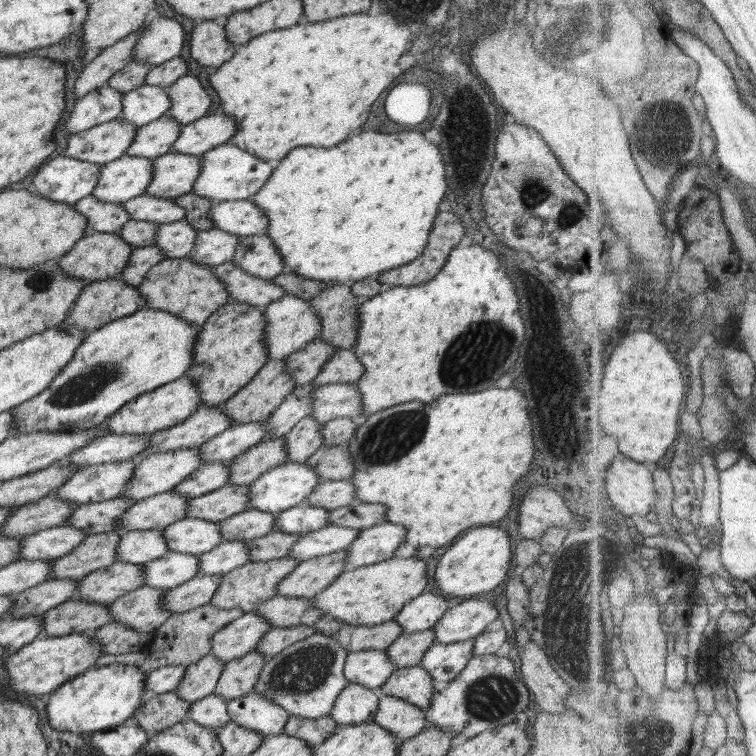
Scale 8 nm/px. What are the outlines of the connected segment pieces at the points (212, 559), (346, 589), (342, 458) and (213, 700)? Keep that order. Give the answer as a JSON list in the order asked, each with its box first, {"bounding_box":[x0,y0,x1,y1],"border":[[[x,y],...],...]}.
[{"bounding_box":[196,541,250,574],"border":[[[224,541],[210,552],[199,555],[199,569],[196,574],[224,574],[250,562],[246,541]]]},{"bounding_box":[312,556,426,626],"border":[[[394,556],[376,564],[342,571],[328,588],[312,598],[313,606],[327,618],[337,618],[356,626],[376,626],[395,620],[407,602],[425,592],[426,582],[426,563],[423,559]]]},{"bounding_box":[305,444,354,481],"border":[[[345,444],[318,448],[315,454],[305,460],[305,464],[311,466],[322,481],[349,480],[354,472],[352,457]]]},{"bounding_box":[188,694,231,731],"border":[[[215,694],[205,696],[189,708],[188,719],[212,731],[218,731],[223,725],[231,721],[231,716],[227,711],[227,702],[228,700]]]}]

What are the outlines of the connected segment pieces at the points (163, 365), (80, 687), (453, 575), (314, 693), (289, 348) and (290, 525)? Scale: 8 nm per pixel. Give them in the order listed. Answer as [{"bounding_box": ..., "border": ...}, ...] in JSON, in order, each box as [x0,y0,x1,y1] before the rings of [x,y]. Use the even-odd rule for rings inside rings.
[{"bounding_box":[11,308,200,434],"border":[[[148,308],[138,310],[130,316],[121,317],[96,329],[86,337],[84,344],[80,344],[76,354],[68,364],[64,365],[60,374],[54,378],[54,382],[46,390],[11,409],[13,430],[16,434],[76,432],[103,424],[109,416],[118,412],[120,407],[137,396],[156,390],[178,378],[186,377],[186,372],[190,370],[189,364],[193,360],[198,334],[200,334],[200,328],[190,325],[188,321],[172,313]]]},{"bounding_box":[46,664,148,735],"border":[[[112,664],[90,668],[76,678],[61,684],[55,691],[46,697],[46,714],[48,724],[56,730],[77,732],[85,735],[88,732],[99,732],[114,729],[122,724],[131,722],[131,717],[140,706],[141,700],[148,696],[145,690],[147,673],[136,666],[129,664]]]},{"bounding_box":[434,525,510,596],"border":[[[493,525],[478,526],[468,529],[466,535],[460,536],[450,548],[441,555],[434,572],[434,582],[440,592],[454,596],[484,596],[494,590],[500,582],[506,580],[510,560],[510,535],[502,527]]]},{"bounding_box":[252,632,348,718],"border":[[[315,632],[269,659],[252,691],[271,699],[290,715],[320,718],[331,712],[336,698],[348,685],[343,671],[347,654],[335,638]]]},{"bounding_box":[264,295,320,360],"border":[[[284,295],[264,308],[266,317],[266,351],[269,359],[280,360],[301,350],[308,343],[316,341],[320,336],[320,317],[314,313],[310,300],[302,300],[296,295]]]},{"bounding_box":[275,504,330,534],"border":[[[300,504],[277,514],[275,528],[286,534],[306,534],[326,527],[330,510]]]}]

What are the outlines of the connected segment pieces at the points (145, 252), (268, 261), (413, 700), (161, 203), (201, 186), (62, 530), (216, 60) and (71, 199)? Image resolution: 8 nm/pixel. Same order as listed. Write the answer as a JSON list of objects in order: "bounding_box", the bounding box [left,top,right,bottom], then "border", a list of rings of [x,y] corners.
[{"bounding_box":[118,243,166,286],"border":[[[155,243],[150,246],[134,248],[130,253],[128,262],[125,264],[123,271],[118,274],[126,284],[138,286],[146,276],[146,273],[155,264],[162,262],[166,258],[159,246]]]},{"bounding_box":[231,232,287,280],"border":[[[266,232],[239,237],[236,252],[231,260],[248,274],[264,280],[273,279],[287,270],[281,254]]]},{"bounding_box":[378,665,436,711],"border":[[[420,665],[394,669],[378,693],[401,698],[423,711],[427,710],[436,694],[429,672]]]},{"bounding_box":[122,193,185,225],"border":[[[145,193],[122,205],[132,220],[157,222],[160,225],[176,222],[185,215],[184,208],[178,206],[172,198],[158,198]]]},{"bounding_box":[192,143,276,203],"border":[[[229,143],[214,147],[200,157],[200,172],[192,191],[214,203],[250,199],[266,184],[276,168],[276,162],[257,158]]]},{"bounding_box":[17,524,88,560],"border":[[[60,524],[28,535],[17,552],[17,560],[55,560],[67,556],[74,550],[88,532]]]},{"bounding_box":[187,20,238,70],"border":[[[223,20],[202,22],[192,29],[187,48],[190,58],[208,70],[219,67],[230,60],[238,46],[225,38],[225,26],[220,26]]]},{"bounding_box":[30,156,100,204],"border":[[[58,156],[37,169],[30,191],[50,200],[73,204],[94,190],[100,167],[85,160]]]}]

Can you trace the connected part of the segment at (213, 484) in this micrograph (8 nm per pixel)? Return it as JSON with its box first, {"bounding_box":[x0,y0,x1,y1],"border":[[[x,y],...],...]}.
{"bounding_box":[173,462,229,498],"border":[[[211,462],[202,464],[191,472],[182,482],[179,482],[173,490],[182,496],[196,498],[208,494],[218,487],[228,484],[229,462]]]}

